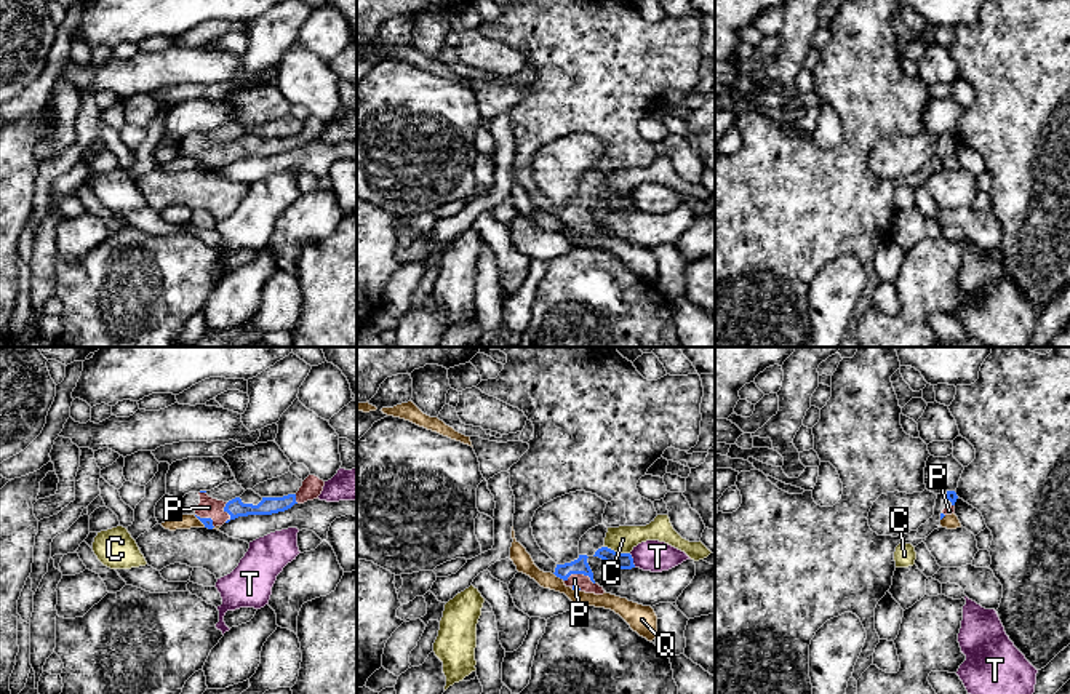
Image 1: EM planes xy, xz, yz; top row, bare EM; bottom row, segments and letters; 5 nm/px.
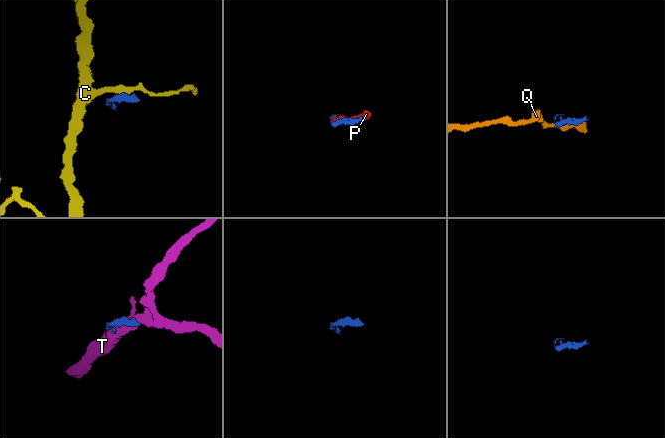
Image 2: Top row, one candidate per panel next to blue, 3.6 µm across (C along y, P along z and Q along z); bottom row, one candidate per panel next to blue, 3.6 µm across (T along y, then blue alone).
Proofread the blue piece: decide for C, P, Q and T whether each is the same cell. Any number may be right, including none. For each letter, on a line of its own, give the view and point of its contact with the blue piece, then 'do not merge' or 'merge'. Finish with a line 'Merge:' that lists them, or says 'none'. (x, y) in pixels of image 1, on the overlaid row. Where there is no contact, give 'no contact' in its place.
C: xz (616, 552) | do not merge
P: xz (579, 573) | merge
Q: xz (558, 576) | do not merge
T: xz (632, 560) | do not merge
Merge: P

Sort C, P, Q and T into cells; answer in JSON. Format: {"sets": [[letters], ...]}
{"sets": [["C"], ["P"], ["Q"], ["T"]]}

